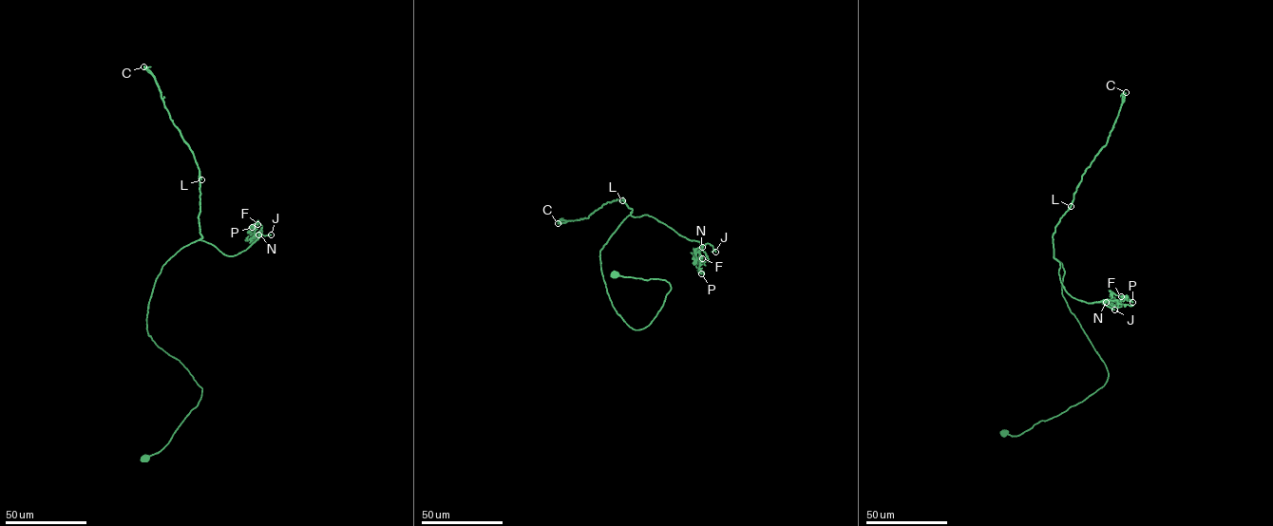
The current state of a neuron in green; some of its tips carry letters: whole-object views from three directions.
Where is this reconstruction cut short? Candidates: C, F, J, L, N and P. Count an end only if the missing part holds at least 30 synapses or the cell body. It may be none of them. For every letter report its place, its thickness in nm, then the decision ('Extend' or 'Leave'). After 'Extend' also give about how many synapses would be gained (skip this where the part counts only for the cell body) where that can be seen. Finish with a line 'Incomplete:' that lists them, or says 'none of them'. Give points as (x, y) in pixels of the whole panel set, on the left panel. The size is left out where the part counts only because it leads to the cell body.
C: Place: (143, 66). Thickness 280 nm. Extend. Roughly 300 synapses
F: Place: (257, 224). Thickness 170 nm. Leave
J: Place: (271, 234). Thickness 260 nm. Extend. Roughly 70 synapses
L: Place: (201, 179). Thickness 130 nm. Leave
N: Place: (258, 234). Thickness 140 nm. Leave
P: Place: (252, 227). Thickness 240 nm. Leave
Incomplete: C, J

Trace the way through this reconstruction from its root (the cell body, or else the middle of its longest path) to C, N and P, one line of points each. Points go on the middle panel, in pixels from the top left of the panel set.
C: (615, 274), (669, 283), (648, 326), (617, 312), (600, 268), (599, 251), (632, 211), (622, 197), (558, 223)
N: (615, 274), (670, 285), (640, 329), (612, 305), (603, 245), (628, 216), (645, 215), (702, 247)
P: (615, 274), (669, 283), (648, 326), (617, 312), (599, 255), (626, 217), (645, 215), (700, 242), (701, 273)

